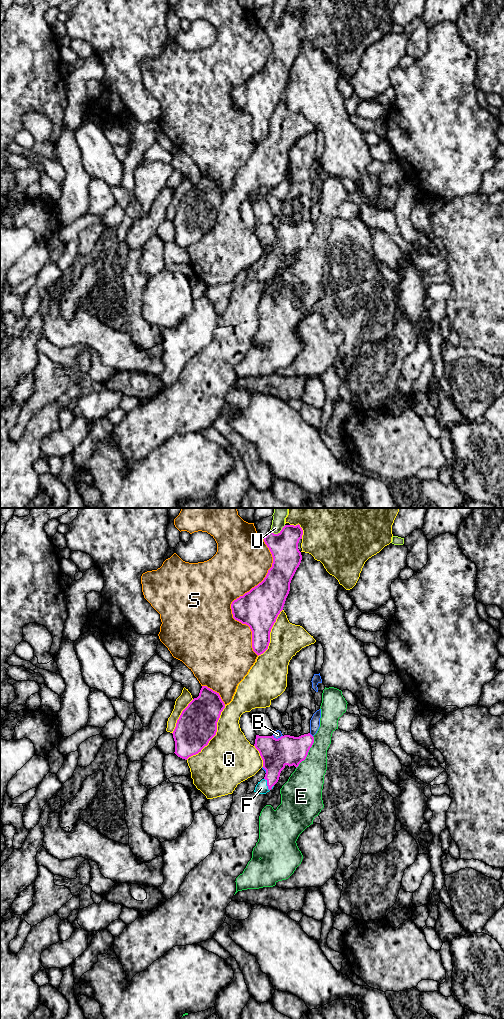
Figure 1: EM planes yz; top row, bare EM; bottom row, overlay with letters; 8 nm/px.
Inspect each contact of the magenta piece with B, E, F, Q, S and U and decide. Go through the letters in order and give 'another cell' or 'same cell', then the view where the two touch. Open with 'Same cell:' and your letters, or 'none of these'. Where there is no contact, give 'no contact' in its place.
Same cell: F
B: another cell; meets magenta in yz
E: another cell; meets magenta in yz
F: same cell; meets magenta in yz
Q: another cell; meets magenta in yz
S: another cell; meets magenta in yz
U: another cell; meets magenta in yz

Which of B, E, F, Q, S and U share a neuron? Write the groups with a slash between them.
B / E / F / Q / S / U

